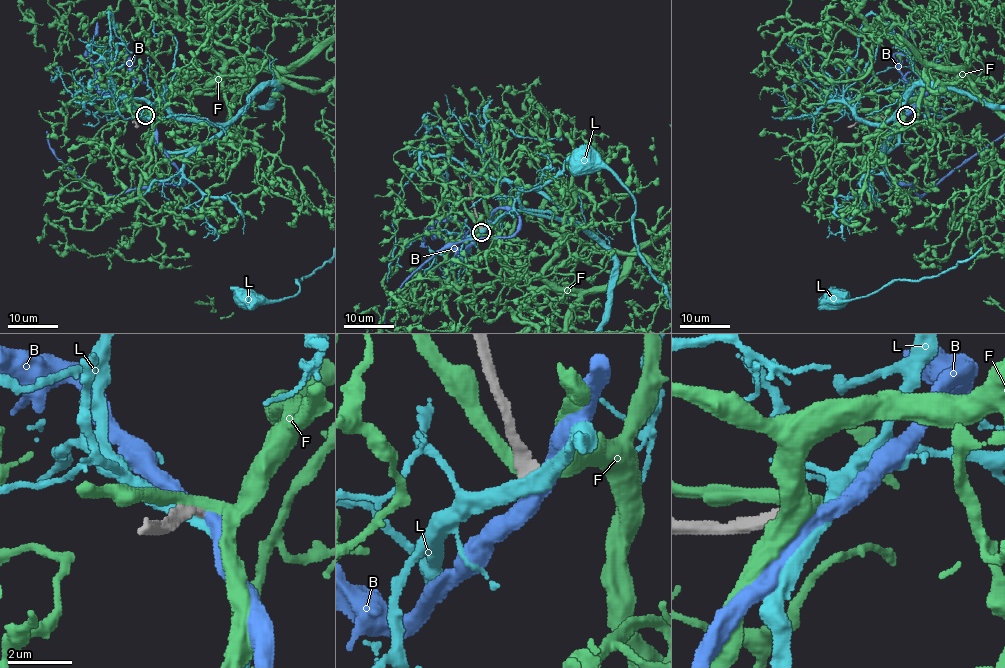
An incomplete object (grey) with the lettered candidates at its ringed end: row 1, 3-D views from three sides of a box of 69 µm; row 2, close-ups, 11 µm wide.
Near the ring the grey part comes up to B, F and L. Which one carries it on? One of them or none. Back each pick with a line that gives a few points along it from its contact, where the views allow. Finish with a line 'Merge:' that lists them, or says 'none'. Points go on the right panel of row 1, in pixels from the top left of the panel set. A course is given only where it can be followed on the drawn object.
Merge: none

